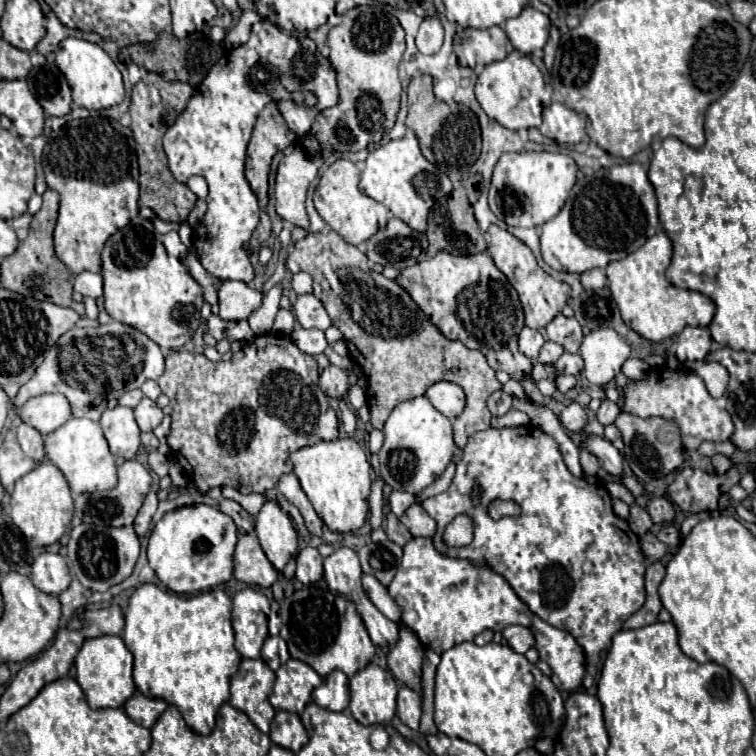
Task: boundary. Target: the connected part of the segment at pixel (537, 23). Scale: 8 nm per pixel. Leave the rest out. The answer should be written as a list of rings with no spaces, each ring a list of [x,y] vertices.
[[[527,6],[521,16],[507,20],[503,28],[515,50],[519,50],[521,54],[531,54],[533,50],[547,44],[551,22],[545,14]]]

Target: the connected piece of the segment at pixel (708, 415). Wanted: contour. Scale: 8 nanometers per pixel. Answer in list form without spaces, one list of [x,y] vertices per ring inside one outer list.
[[[651,372],[645,380],[631,382],[625,388],[623,410],[627,410],[629,414],[635,414],[635,416],[641,416],[641,418],[661,416],[661,418],[677,422],[681,428],[683,446],[687,450],[697,450],[703,440],[725,442],[731,438],[733,424],[731,424],[731,416],[727,416],[725,404],[727,404],[727,396],[713,398],[707,392],[705,382],[697,374],[675,372],[675,374],[663,376],[659,372]]]

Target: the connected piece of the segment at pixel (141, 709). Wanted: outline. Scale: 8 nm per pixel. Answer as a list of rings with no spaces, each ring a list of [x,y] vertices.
[[[137,692],[135,696],[131,696],[131,700],[127,700],[123,710],[139,726],[151,728],[157,722],[157,718],[167,710],[167,702],[159,698],[147,698]]]

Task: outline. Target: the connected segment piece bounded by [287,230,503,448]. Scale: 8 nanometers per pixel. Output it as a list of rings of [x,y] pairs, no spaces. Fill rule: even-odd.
[[[333,230],[311,232],[291,246],[287,268],[293,274],[309,272],[313,276],[313,294],[325,306],[333,326],[343,332],[351,360],[355,360],[369,382],[367,406],[375,428],[383,428],[399,402],[425,394],[439,380],[455,382],[467,394],[465,412],[453,420],[455,444],[459,448],[463,448],[467,436],[491,428],[487,398],[501,390],[503,384],[495,378],[495,370],[487,364],[485,356],[459,340],[445,338],[395,280],[367,266],[367,256],[357,246],[347,244]],[[323,256],[329,256],[329,262],[323,262]]]

